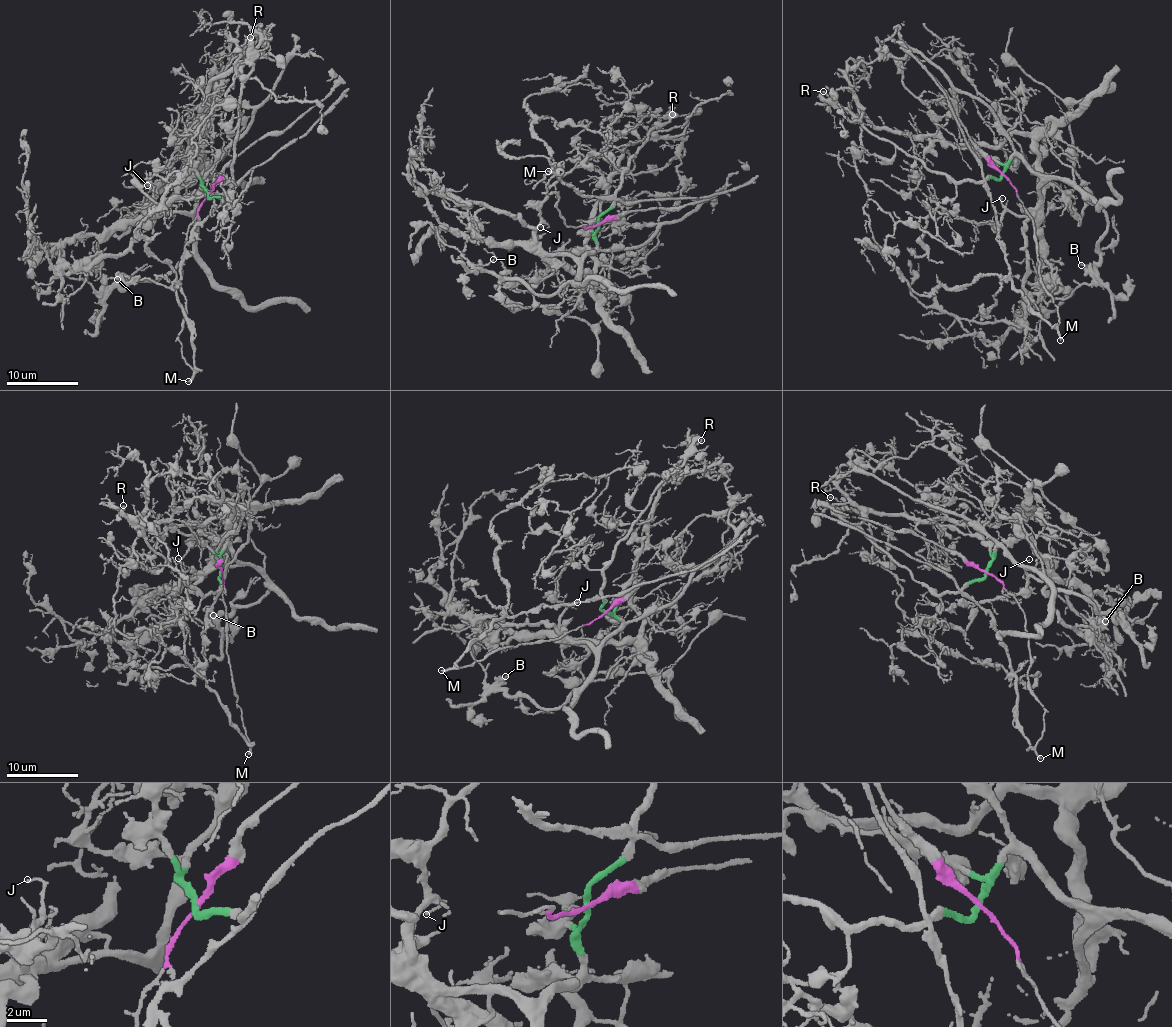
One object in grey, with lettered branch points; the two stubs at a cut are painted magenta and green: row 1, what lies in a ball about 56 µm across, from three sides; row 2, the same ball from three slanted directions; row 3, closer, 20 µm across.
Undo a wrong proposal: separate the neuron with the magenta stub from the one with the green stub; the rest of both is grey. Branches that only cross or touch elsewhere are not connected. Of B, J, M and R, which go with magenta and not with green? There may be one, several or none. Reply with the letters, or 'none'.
M

